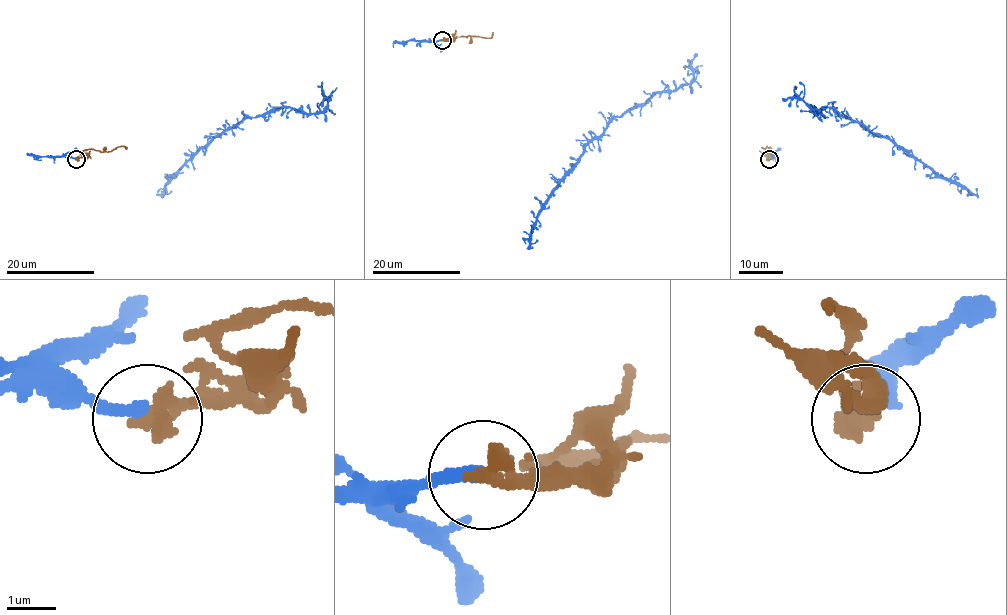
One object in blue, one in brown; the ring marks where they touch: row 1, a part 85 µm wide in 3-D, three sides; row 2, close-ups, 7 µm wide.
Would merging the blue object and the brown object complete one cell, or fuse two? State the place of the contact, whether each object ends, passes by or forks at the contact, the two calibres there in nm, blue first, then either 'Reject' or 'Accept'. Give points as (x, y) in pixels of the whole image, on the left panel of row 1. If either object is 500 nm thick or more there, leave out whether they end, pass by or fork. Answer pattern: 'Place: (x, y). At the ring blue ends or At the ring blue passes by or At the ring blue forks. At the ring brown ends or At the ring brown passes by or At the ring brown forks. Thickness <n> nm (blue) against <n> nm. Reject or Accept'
Place: (76, 159). At the ring blue ends. At the ring brown ends. Thickness 260 nm (blue) against 440 nm. Reject

